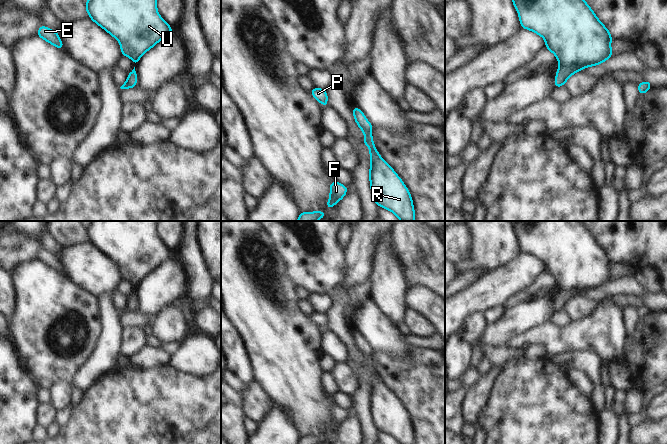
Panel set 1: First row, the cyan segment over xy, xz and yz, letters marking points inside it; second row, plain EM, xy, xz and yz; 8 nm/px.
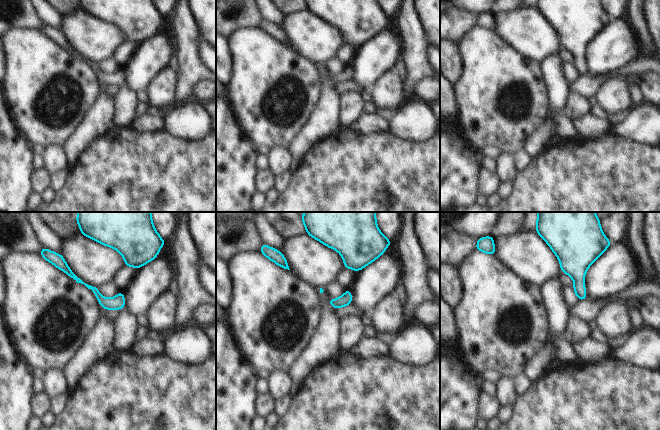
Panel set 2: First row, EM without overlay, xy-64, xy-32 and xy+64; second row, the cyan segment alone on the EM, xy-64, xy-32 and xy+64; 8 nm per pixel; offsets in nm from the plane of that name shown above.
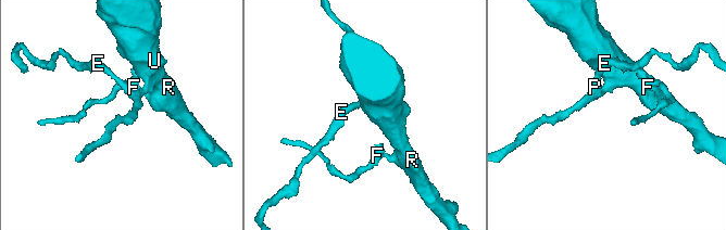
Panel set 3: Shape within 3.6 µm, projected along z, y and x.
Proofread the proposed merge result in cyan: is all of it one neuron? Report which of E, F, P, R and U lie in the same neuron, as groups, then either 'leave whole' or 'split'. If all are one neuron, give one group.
groups E F P R U; leave whole

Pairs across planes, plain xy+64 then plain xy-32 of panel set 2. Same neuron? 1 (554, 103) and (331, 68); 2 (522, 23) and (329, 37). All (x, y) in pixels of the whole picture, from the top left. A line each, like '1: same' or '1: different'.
1: different
2: same

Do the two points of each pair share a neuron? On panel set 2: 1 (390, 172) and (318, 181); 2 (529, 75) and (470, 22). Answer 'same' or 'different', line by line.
1: same
2: different

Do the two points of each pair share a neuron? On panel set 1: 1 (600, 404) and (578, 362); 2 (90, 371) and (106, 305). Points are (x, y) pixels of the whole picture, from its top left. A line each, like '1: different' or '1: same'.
1: same
2: same

